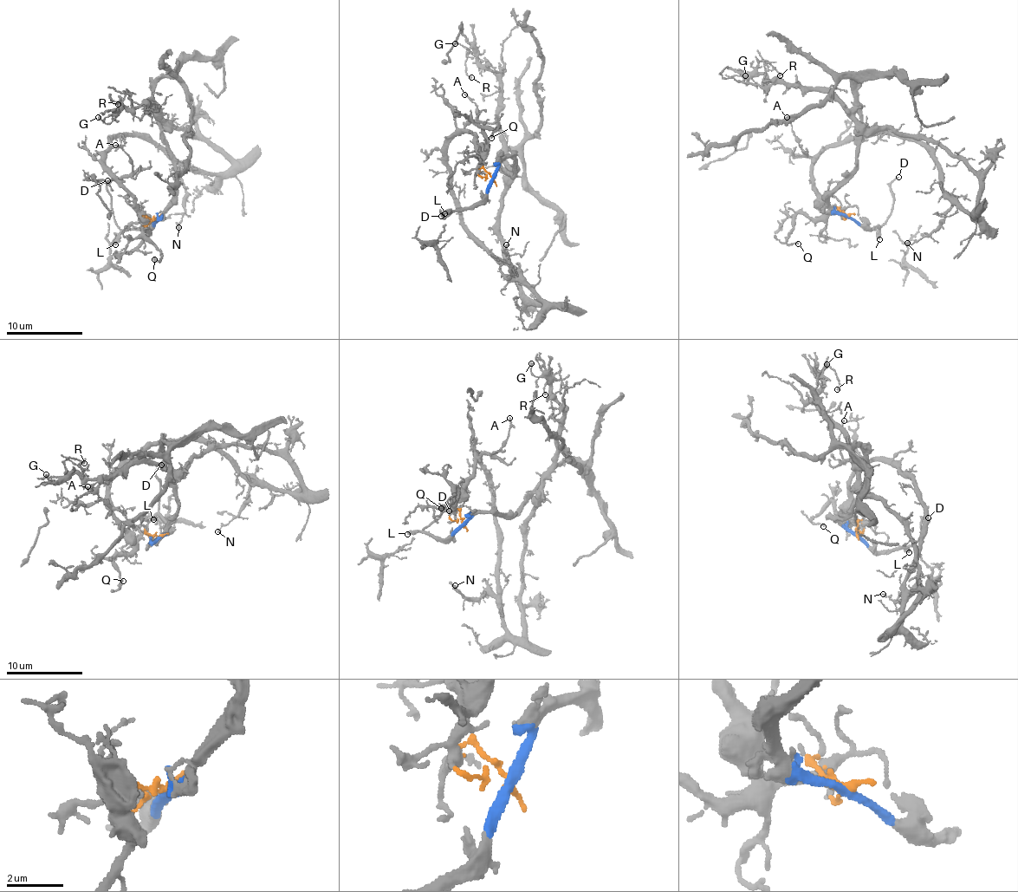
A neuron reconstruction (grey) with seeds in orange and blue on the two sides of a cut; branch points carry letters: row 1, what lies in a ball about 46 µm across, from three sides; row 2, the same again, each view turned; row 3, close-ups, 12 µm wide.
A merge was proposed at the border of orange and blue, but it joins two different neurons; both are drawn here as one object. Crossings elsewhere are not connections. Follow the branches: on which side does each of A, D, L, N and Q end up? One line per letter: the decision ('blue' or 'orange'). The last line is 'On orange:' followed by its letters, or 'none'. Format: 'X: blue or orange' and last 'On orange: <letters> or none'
A: orange
D: blue
L: blue
N: orange
Q: orange
On orange: A, N, Q

